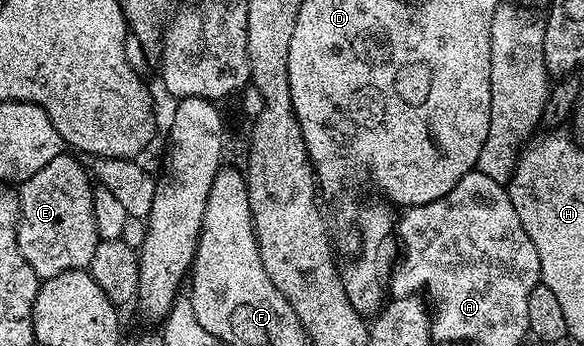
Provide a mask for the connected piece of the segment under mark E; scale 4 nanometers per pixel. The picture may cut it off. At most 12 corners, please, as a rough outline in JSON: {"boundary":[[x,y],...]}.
{"boundary":[[64,151],[22,182],[17,243],[46,279],[97,251],[95,189]]}

